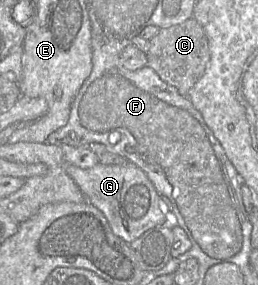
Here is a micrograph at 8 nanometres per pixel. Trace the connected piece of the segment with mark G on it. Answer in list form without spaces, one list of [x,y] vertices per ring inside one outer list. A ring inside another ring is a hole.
[[[131,162],[122,165],[101,163],[87,169],[65,164],[65,171],[80,188],[86,200],[106,217],[113,233],[131,243],[146,231],[163,226],[168,207],[161,200],[146,173]]]

